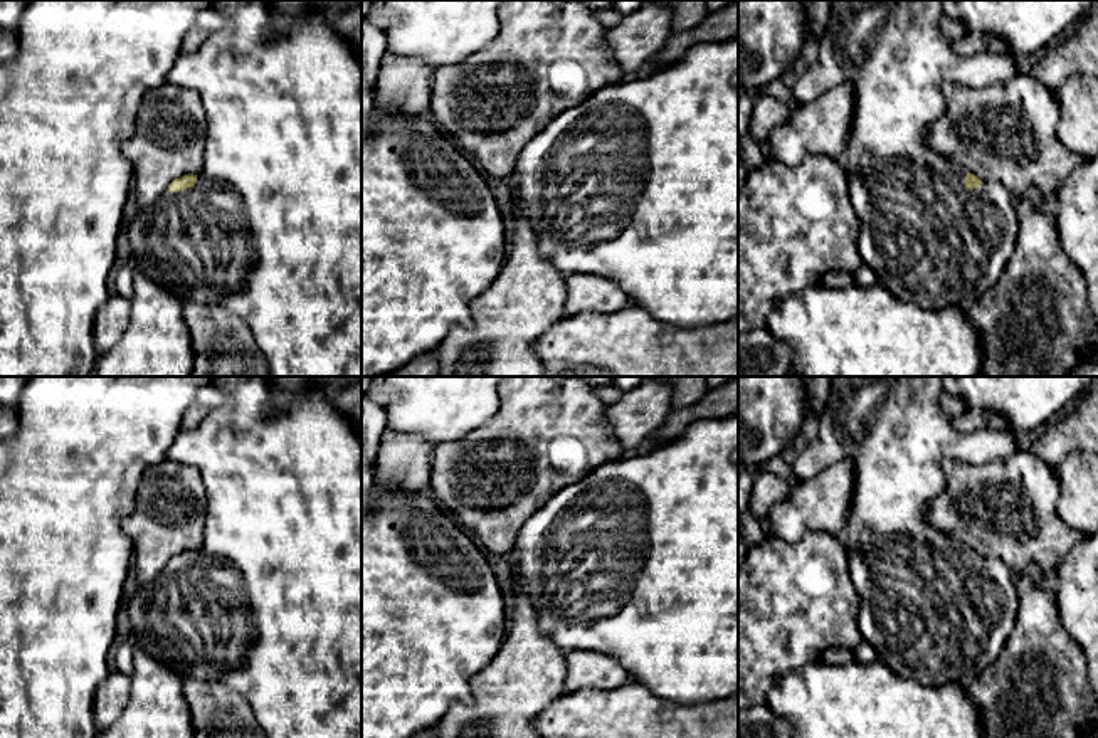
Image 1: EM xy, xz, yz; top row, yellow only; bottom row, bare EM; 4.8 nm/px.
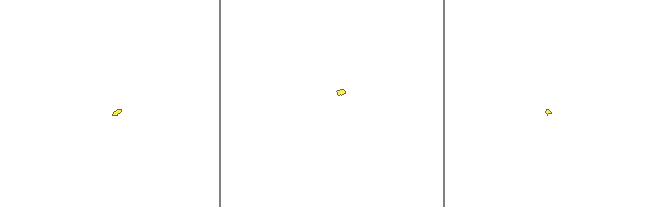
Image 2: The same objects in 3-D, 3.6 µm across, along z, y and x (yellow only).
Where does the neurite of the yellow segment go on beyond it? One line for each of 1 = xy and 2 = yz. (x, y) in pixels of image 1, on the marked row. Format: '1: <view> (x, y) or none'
1: xy (271, 231)
2: yz (934, 242)

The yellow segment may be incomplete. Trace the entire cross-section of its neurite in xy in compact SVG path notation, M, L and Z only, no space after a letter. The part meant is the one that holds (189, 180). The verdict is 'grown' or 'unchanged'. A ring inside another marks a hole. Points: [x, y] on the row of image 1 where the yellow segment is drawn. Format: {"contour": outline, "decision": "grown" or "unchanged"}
{"contour": "M217 0L210 12L215 17L215 24L210 27L210 35L205 44L195 54L178 54L166 76L168 84L193 89L202 98L207 114L203 166L198 175L188 173L173 180L153 205L140 210L126 232L131 250L129 264L135 267L136 274L143 274L160 284L182 303L217 304L242 318L247 323L257 348L266 356L271 377L362 377L362 64L351 54L350 44L333 27L331 17L318 12L313 5L309 5L298 18L286 20L288 25L284 30L276 27L279 18L271 8L269 0Z", "decision": "grown"}

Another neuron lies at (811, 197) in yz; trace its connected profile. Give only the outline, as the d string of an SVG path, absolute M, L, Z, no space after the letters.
M768 155L738 192L738 335L765 328L770 311L784 298L821 286L826 274L861 269L864 262L858 240L859 219L849 200L849 177L841 160L814 155L789 166Z

